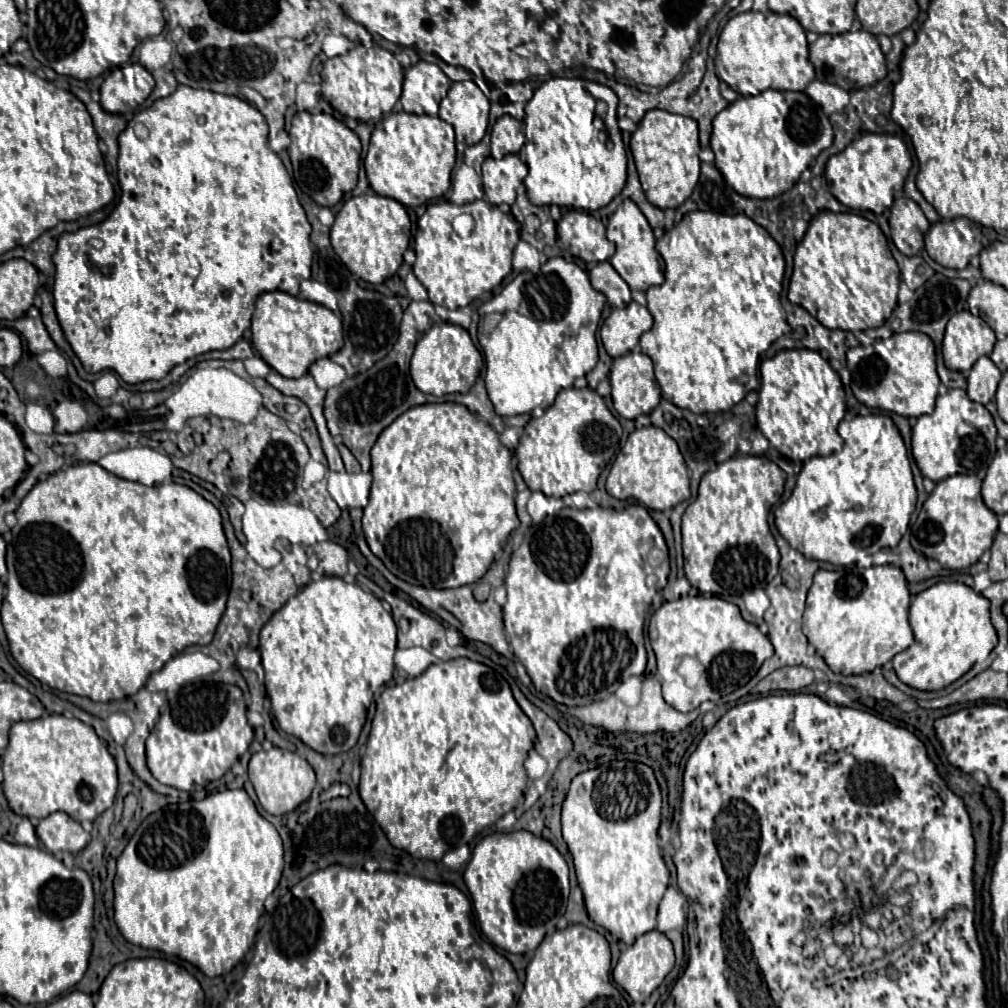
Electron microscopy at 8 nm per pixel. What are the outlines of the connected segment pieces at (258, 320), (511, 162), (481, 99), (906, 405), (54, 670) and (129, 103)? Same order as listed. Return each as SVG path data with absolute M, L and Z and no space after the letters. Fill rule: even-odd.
M270 291L258 297L250 331L256 353L284 377L302 377L316 359L330 357L342 347L342 321L334 311L284 291Z
M508 155L502 159L488 157L482 163L482 181L486 199L494 205L512 205L516 199L516 189L522 185L528 167L518 155Z
M458 81L458 83L452 83L448 95L440 102L438 115L440 119L444 119L454 127L456 141L474 145L486 135L486 129L489 127L489 110L488 97L480 91L480 87L474 81Z
M906 331L894 333L885 340L890 351L888 359L882 355L876 345L858 345L848 349L848 371L852 373L852 391L860 403L866 407L892 411L902 417L920 417L932 413L934 401L938 395L940 379L936 373L936 353L932 341L924 333Z
M78 462L58 473L48 475L48 479L44 481L38 481L16 509L16 519L18 523L12 527L14 555L8 561L6 597L2 603L2 625L10 641L12 657L26 673L36 677L40 683L46 683L58 691L90 697L92 701L126 699L138 693L138 689L144 687L146 679L152 673L160 671L164 663L170 661L174 655L178 655L184 647L208 645L212 641L216 625L226 609L226 599L230 591L230 581L232 581L230 551L222 529L220 511L190 487L178 483L160 483L156 487L146 487L134 481L120 479L108 473L106 469L102 469L98 463ZM50 561L54 561L58 567L56 565L50 567ZM214 561L216 561L216 595L212 595L212 585L206 581L206 577L210 579L212 575Z
M126 63L114 67L100 87L100 105L108 113L128 113L154 89L154 77L140 63Z

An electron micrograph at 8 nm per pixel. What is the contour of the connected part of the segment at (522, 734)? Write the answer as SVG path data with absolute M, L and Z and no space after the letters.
M466 657L436 661L422 675L386 687L376 699L376 715L362 757L358 791L366 809L394 847L418 859L438 861L444 853L466 845L478 831L516 807L526 789L524 759L534 741L532 721L516 705L510 685L502 675Z

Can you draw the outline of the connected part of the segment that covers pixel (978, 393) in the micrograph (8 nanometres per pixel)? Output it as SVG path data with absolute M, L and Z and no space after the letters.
M980 357L976 365L972 365L970 375L968 375L968 395L976 403L990 403L996 395L996 387L1002 379L1002 373L998 367L992 363L990 357Z

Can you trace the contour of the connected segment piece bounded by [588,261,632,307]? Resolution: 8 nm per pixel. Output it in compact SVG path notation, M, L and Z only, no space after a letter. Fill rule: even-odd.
M608 261L596 263L588 275L590 275L592 287L604 293L612 307L624 307L628 305L628 301L632 301L626 281L616 273L616 269Z

